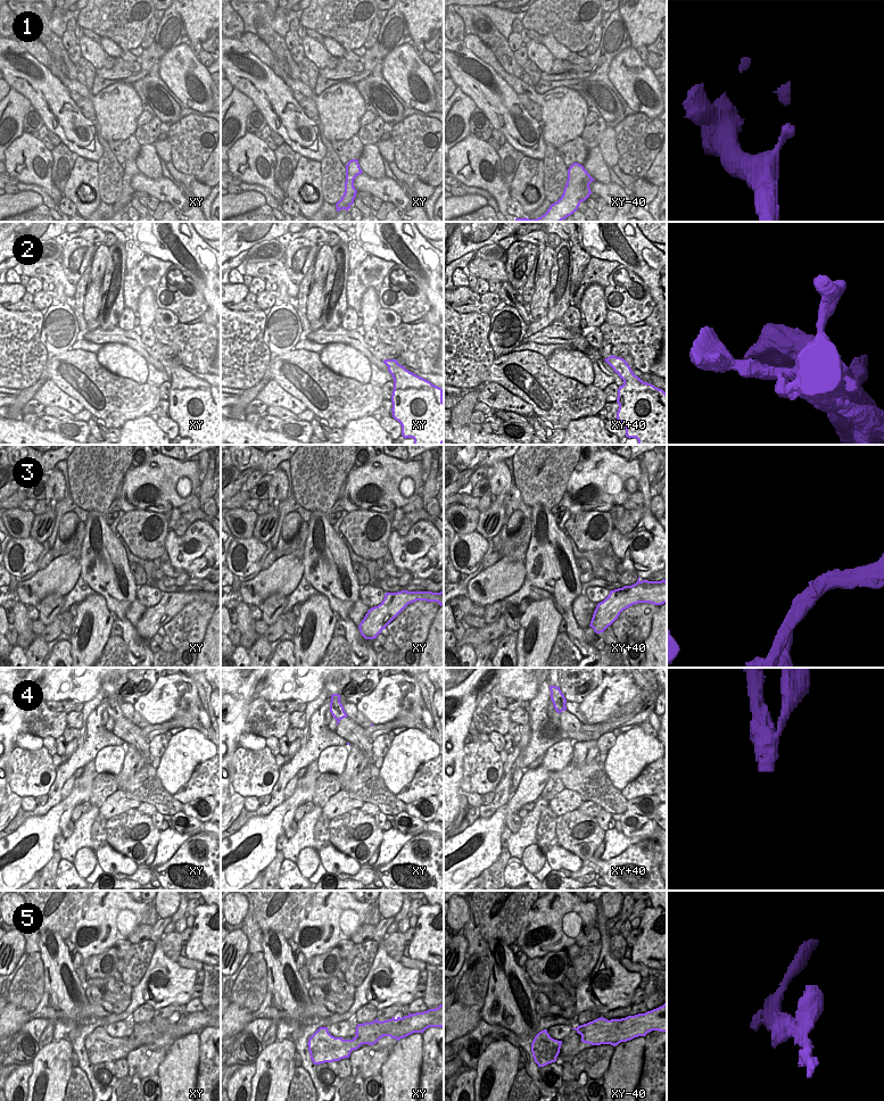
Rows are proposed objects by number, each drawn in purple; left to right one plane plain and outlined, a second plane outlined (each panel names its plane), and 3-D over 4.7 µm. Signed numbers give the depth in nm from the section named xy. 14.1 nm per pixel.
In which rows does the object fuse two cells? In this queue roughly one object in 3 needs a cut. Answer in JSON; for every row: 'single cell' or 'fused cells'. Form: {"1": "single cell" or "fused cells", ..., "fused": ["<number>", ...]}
{"1": "single cell", "2": "single cell", "3": "single cell", "4": "single cell", "5": "fused cells", "fused": ["5"]}

